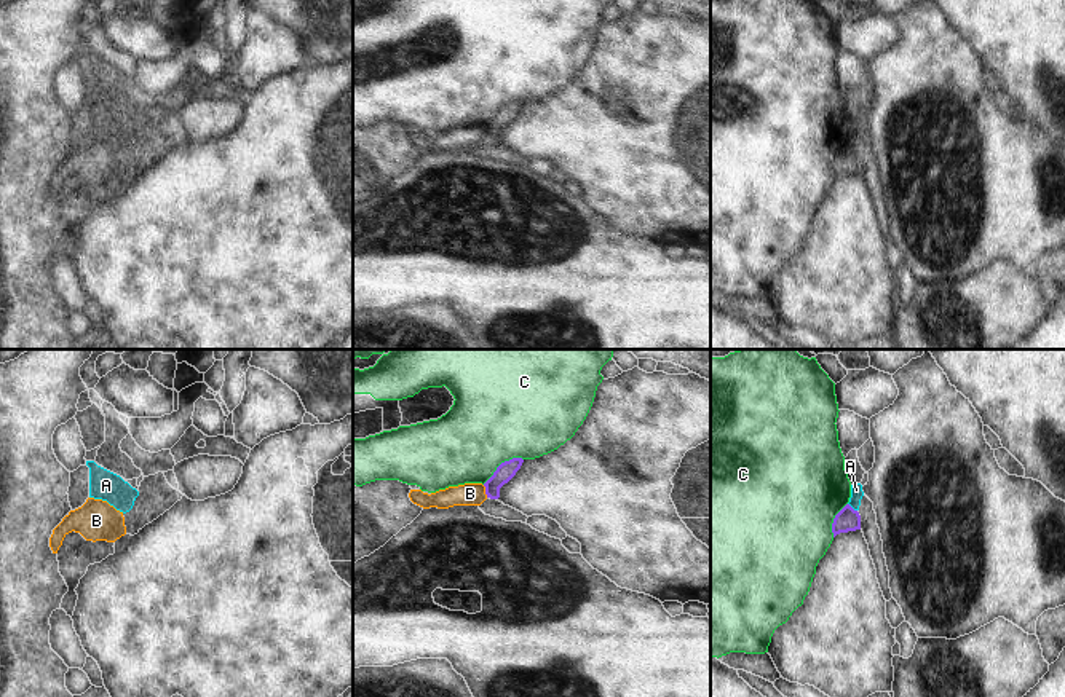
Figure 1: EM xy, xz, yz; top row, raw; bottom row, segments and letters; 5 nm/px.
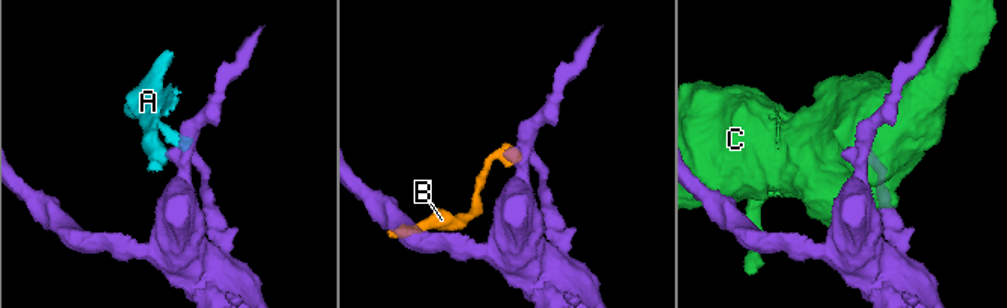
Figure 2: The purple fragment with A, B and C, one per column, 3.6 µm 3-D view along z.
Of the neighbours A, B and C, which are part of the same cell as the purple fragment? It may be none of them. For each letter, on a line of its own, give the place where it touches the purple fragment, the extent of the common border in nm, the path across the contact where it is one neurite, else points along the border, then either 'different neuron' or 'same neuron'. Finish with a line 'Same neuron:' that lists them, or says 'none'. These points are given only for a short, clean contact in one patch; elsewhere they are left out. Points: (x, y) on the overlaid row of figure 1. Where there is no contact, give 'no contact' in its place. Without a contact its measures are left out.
A: meets purple in yz at (851, 507); contact 60 nm long; different neuron
B: meets purple in xz at (486, 492); contact 70 nm long; border along xz (483, 485), (487, 496); different neuron
C: meets purple in xz at (502, 463); contact 240 nm long; different neuron
Same neuron: none

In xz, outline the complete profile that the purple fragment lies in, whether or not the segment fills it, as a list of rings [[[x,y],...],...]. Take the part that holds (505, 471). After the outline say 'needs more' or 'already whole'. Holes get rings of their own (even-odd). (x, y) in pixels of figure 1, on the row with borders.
[[[513,458],[509,461],[501,463],[493,472],[493,475],[484,483],[487,498],[498,499],[500,488],[516,475],[522,463],[522,458]]] | already whole

